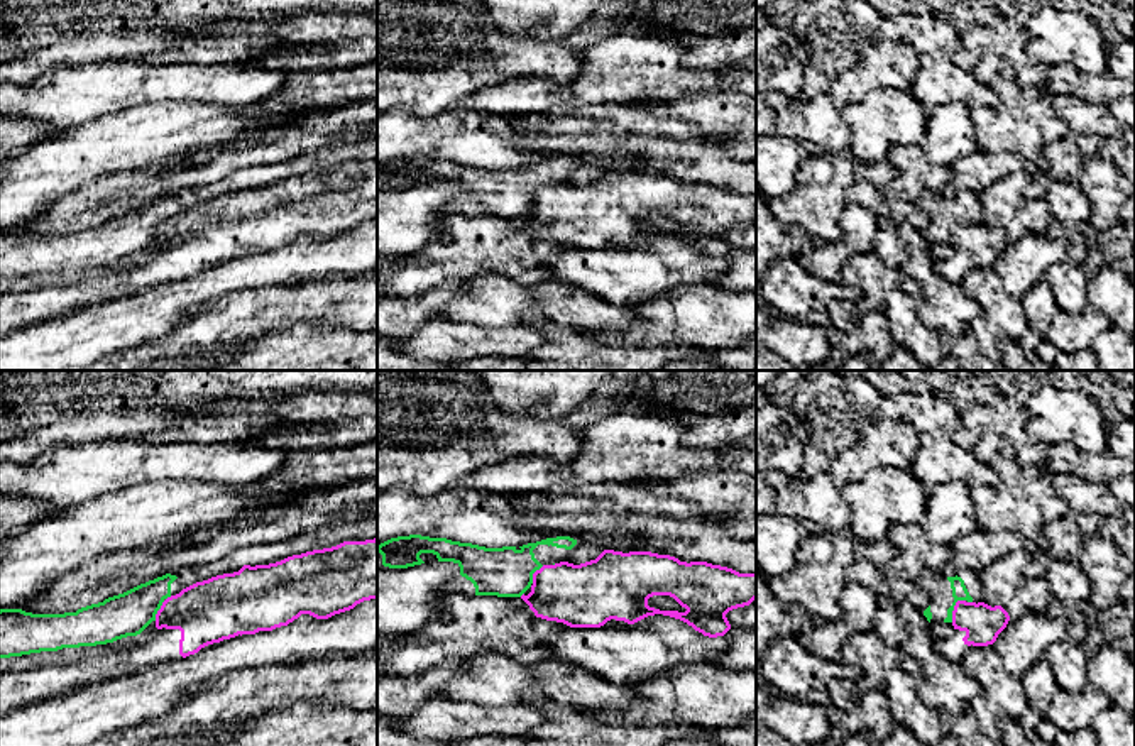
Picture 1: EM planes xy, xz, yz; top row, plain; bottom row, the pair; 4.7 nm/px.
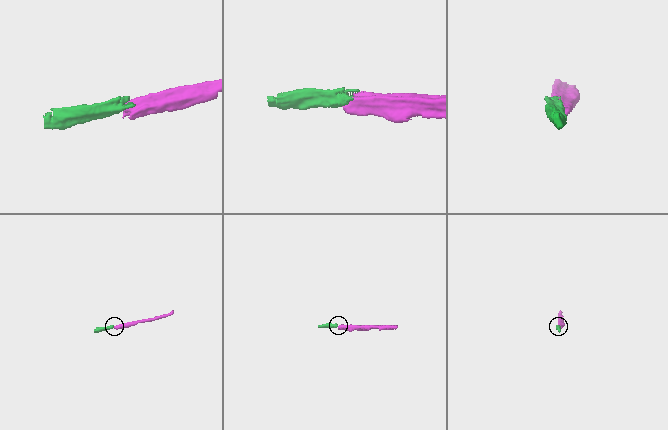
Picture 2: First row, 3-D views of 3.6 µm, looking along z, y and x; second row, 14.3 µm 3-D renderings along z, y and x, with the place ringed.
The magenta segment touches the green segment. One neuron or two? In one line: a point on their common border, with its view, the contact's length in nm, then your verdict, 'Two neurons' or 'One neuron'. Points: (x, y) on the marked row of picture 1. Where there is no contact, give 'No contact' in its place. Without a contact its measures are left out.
Touches magenta at yz (954, 608). Shared border 130 nm. Two neurons

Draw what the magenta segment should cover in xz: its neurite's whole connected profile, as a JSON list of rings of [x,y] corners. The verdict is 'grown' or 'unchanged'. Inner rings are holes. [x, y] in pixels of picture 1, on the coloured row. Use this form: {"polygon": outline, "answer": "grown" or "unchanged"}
{"polygon": [[[604,550],[595,560],[580,565],[568,562],[543,565],[533,573],[531,592],[521,599],[536,617],[570,628],[600,628],[611,619],[634,624],[648,616],[663,614],[687,623],[704,636],[717,638],[731,629],[726,614],[756,599],[756,573],[739,573],[707,562],[687,563],[651,551]],[[653,595],[670,595],[687,611],[650,607],[648,599]]], "answer": "unchanged"}

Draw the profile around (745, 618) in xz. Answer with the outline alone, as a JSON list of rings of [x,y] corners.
[[[756,599],[749,606],[729,611],[726,617],[731,628],[756,629]]]

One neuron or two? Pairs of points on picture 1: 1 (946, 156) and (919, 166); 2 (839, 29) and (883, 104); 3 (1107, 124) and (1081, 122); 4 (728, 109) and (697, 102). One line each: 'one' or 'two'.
1: two
2: two
3: one
4: one

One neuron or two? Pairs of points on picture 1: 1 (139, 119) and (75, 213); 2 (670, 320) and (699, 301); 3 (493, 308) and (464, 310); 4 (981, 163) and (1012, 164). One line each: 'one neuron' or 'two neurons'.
1: two neurons
2: one neuron
3: one neuron
4: one neuron

